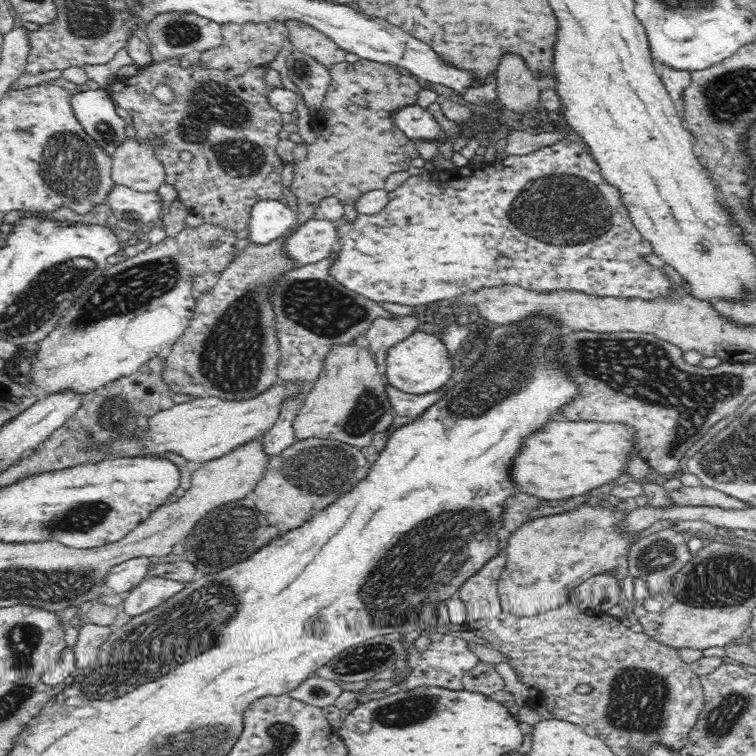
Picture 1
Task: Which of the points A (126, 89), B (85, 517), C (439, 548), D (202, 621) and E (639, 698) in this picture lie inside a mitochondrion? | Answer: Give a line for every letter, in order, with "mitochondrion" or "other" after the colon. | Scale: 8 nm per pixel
A: other
B: mitochondrion
C: mitochondrion
D: mitochondrion
E: mitochondrion

